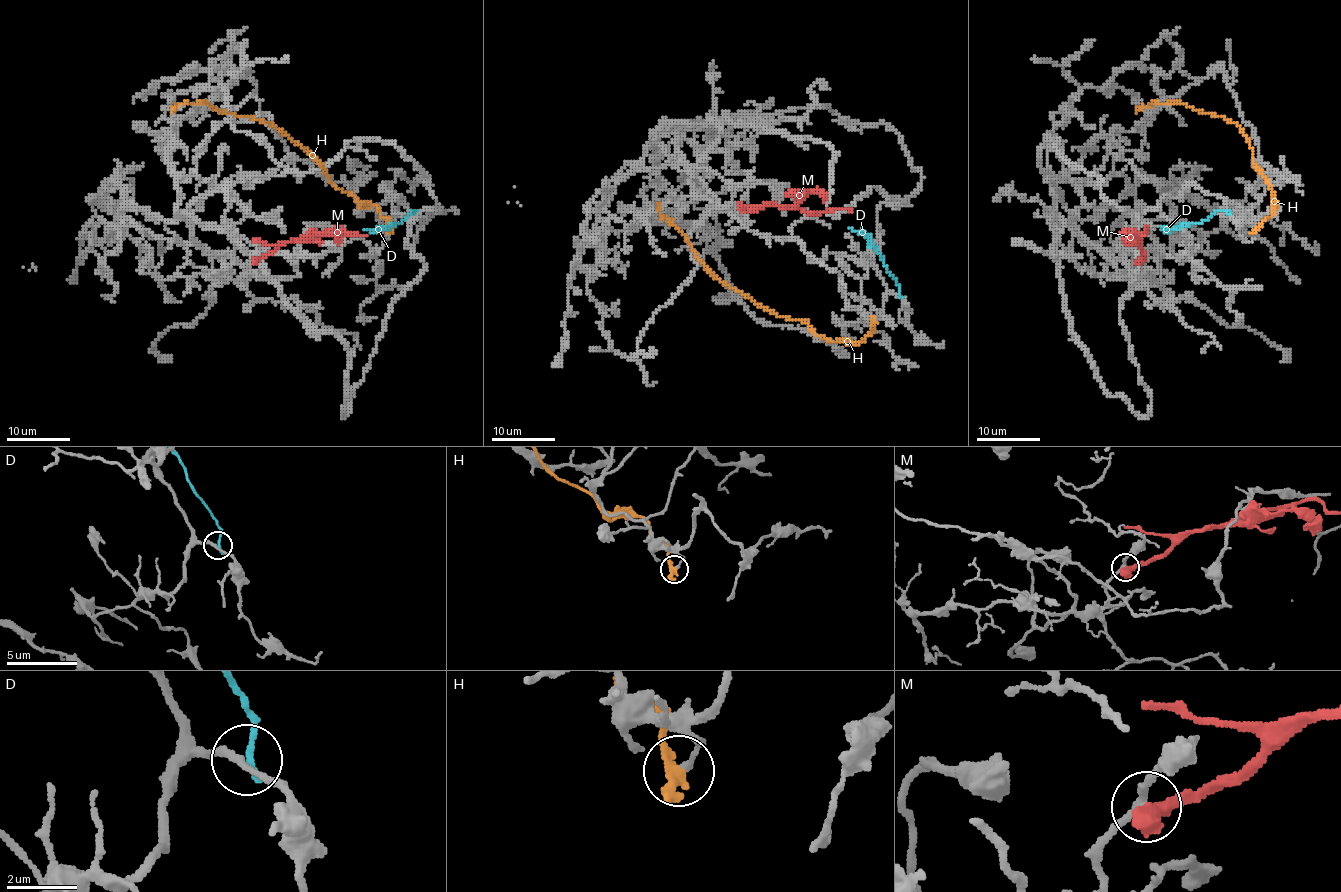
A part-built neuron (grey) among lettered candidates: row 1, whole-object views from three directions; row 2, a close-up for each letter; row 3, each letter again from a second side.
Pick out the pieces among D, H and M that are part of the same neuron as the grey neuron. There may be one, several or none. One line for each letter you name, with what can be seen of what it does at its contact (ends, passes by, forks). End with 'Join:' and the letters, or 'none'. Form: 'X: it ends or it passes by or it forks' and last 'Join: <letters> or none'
Join: none

